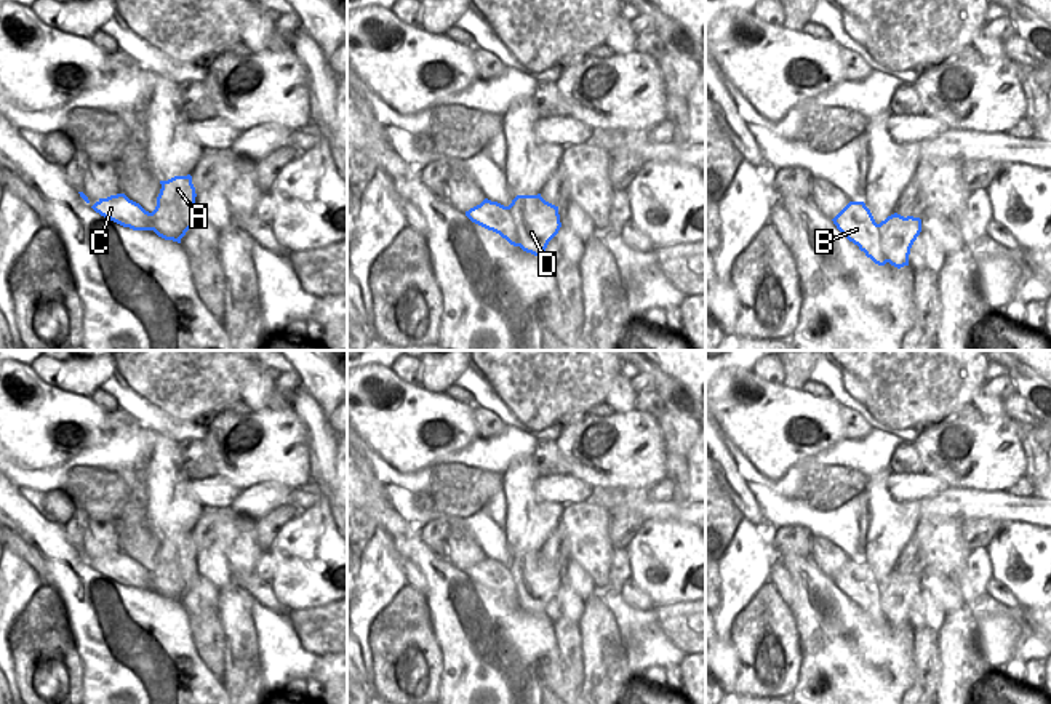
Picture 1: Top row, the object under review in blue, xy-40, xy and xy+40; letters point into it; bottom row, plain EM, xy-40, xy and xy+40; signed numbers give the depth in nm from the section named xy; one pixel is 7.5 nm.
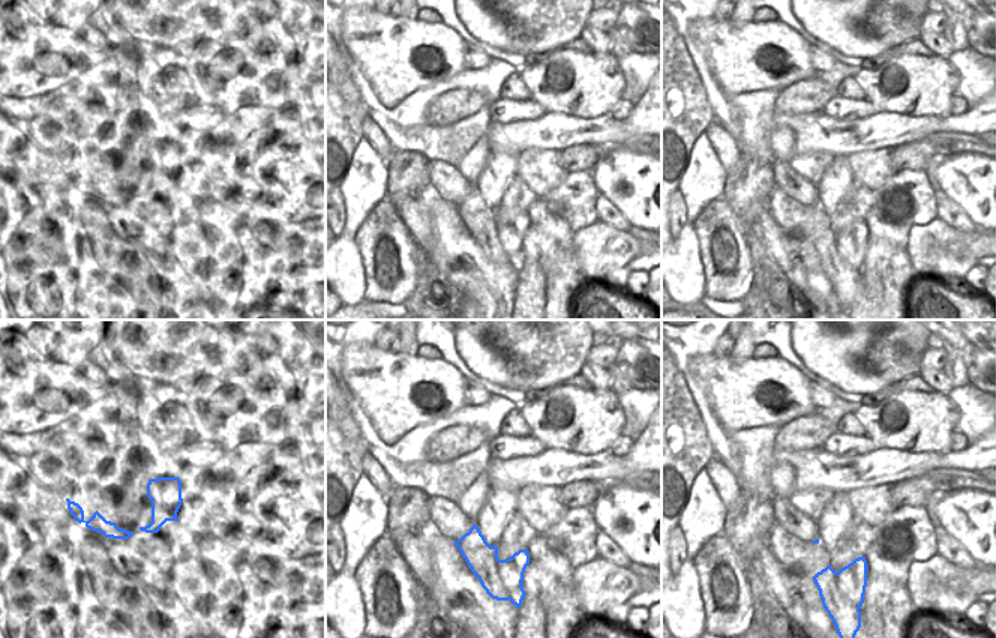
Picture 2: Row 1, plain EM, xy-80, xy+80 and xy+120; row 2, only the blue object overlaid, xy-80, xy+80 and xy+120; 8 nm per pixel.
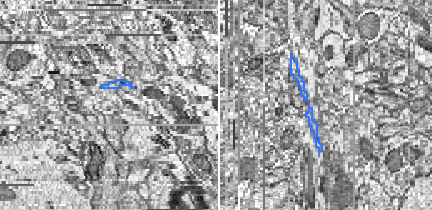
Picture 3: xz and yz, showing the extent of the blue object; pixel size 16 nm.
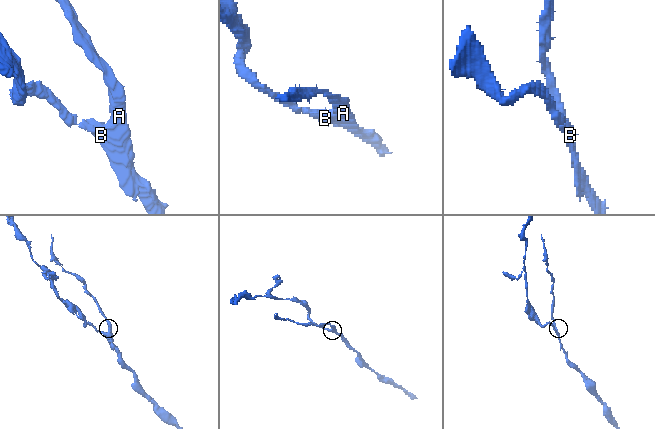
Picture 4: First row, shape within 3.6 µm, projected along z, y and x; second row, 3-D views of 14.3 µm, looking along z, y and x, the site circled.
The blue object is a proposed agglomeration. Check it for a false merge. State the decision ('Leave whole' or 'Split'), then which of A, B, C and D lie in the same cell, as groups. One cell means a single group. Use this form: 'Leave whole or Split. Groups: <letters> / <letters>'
Split. Groups: A D / B C

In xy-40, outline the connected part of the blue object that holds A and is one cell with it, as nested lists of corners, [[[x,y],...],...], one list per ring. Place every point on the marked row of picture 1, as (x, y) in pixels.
[[[174,176],[168,181],[160,181],[160,184],[157,206],[152,211],[152,230],[165,240],[181,243],[181,238],[200,218],[192,176]]]

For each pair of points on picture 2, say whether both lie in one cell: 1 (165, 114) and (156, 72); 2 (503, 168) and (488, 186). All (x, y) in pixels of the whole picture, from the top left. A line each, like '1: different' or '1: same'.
1: same
2: same

